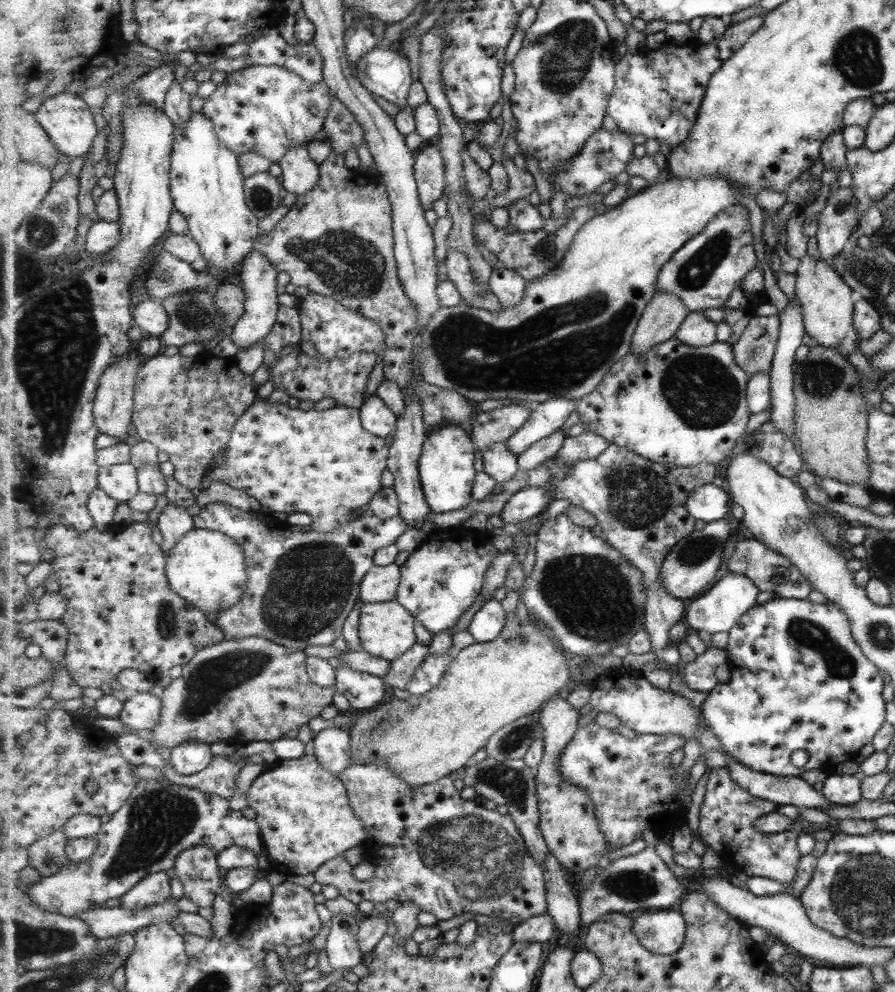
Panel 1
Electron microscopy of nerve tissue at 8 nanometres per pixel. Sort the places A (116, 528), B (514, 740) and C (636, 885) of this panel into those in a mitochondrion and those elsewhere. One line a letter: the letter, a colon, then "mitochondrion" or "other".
A: other
B: mitochondrion
C: mitochondrion

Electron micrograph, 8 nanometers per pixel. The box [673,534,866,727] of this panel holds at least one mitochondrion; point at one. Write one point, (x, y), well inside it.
(808, 634)

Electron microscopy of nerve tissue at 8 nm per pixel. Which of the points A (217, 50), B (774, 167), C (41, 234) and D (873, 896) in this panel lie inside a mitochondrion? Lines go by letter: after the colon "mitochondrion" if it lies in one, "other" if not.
A: other
B: other
C: mitochondrion
D: mitochondrion

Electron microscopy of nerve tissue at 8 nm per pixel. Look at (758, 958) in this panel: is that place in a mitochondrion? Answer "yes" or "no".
no

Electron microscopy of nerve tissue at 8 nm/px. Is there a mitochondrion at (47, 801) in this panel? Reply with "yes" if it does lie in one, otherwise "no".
no

